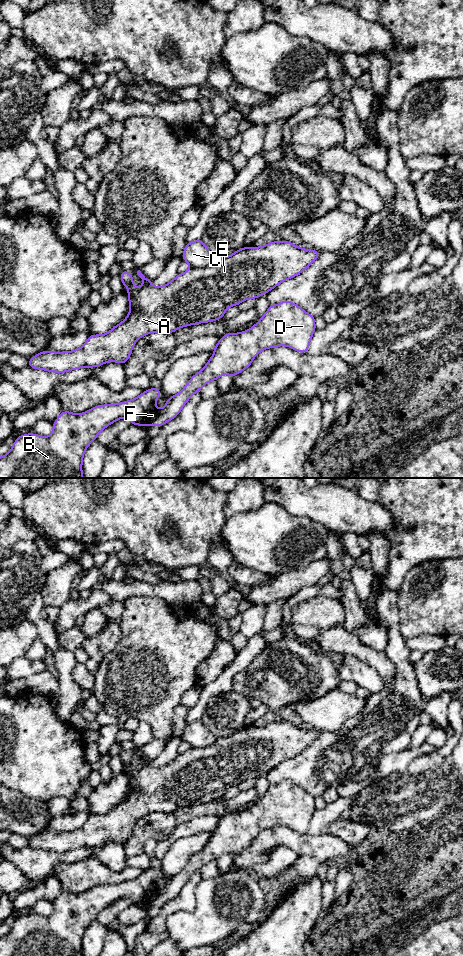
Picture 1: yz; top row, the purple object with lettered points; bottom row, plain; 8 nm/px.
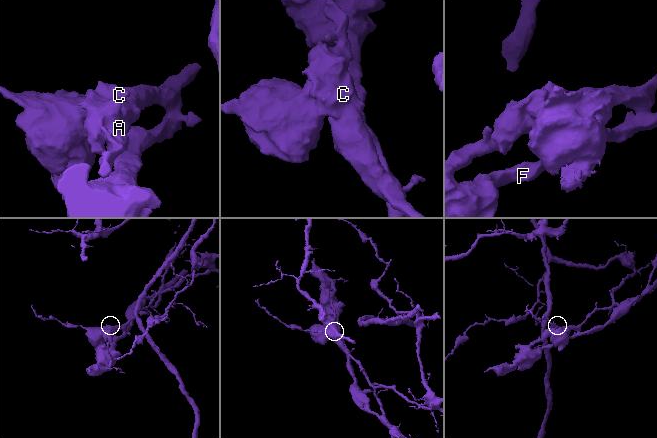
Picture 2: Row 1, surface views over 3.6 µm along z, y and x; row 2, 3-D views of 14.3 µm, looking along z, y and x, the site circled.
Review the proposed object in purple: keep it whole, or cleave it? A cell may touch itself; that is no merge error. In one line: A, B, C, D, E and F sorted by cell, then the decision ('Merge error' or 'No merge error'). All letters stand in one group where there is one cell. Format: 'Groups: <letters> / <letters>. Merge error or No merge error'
Groups: A B C D E F. No merge error

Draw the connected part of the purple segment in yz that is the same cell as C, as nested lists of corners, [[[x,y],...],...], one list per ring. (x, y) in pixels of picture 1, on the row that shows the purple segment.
[[[201,239],[191,241],[186,244],[182,254],[182,259],[189,263],[191,268],[183,274],[178,274],[164,286],[152,286],[151,279],[138,270],[137,275],[143,280],[143,286],[137,289],[133,284],[132,274],[121,271],[121,282],[124,287],[129,288],[126,294],[129,298],[130,312],[124,321],[106,334],[91,334],[77,350],[44,350],[29,359],[28,367],[65,373],[83,367],[94,368],[109,361],[124,365],[139,338],[153,332],[174,333],[184,326],[217,321],[223,318],[230,306],[238,306],[247,299],[255,300],[283,281],[299,275],[320,254],[319,251],[303,249],[288,241],[274,241],[262,247],[243,247],[228,257],[217,258]]]

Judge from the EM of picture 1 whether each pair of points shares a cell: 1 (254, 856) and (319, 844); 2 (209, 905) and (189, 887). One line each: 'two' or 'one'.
1: one
2: two

